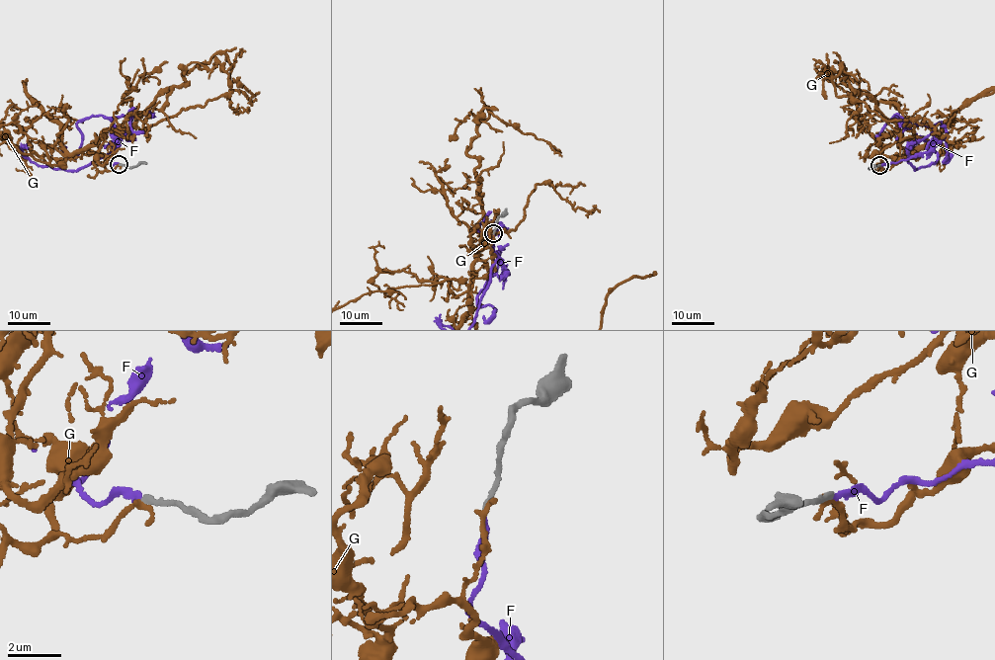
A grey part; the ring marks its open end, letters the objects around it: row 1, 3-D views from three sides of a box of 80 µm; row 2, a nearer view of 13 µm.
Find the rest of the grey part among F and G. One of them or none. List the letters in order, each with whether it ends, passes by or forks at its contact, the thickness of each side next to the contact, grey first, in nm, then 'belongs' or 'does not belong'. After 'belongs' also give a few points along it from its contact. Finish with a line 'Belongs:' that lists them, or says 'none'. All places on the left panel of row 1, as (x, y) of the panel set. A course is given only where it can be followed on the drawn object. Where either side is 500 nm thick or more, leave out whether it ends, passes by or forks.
F: it ends | 190/190 nm | belongs | via (119, 164), (109, 162), (114, 125), (122, 134), (117, 146), (75, 170), (38, 166), (21, 148), (30, 149)
G: it ends | 200/240 nm | does not belong
Belongs: F

